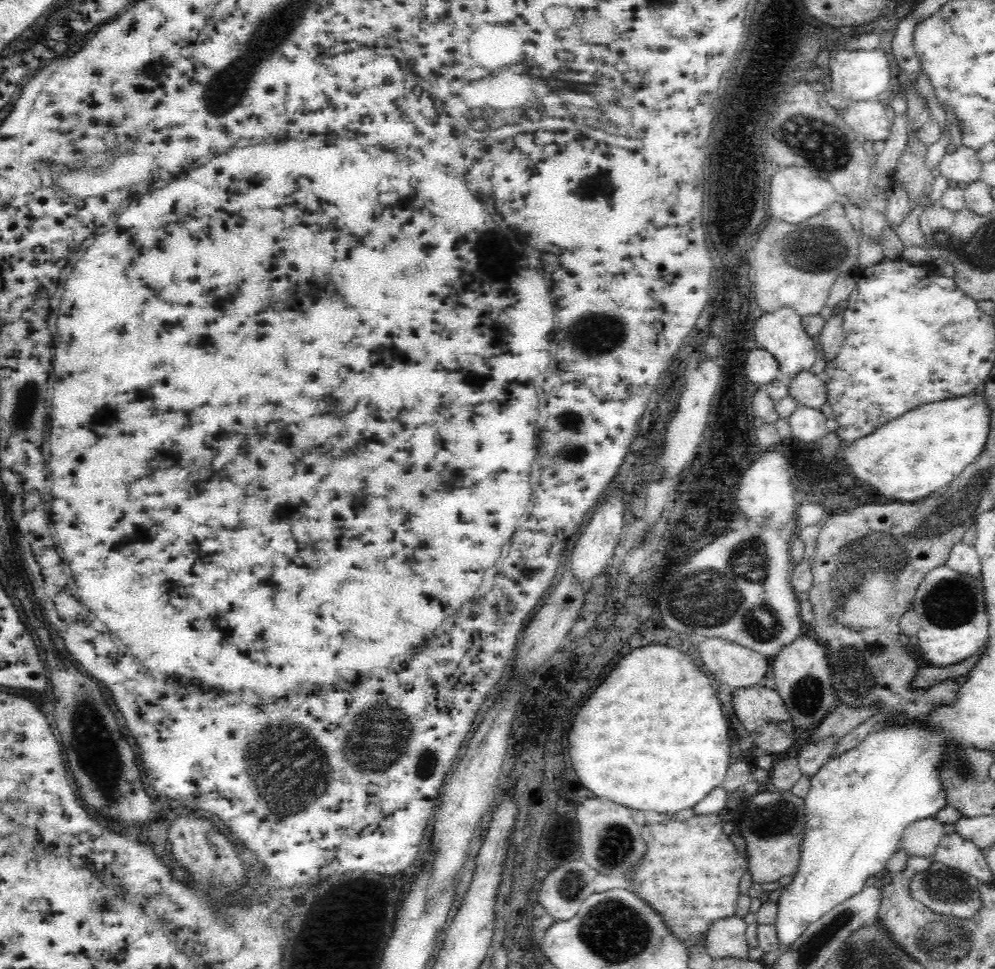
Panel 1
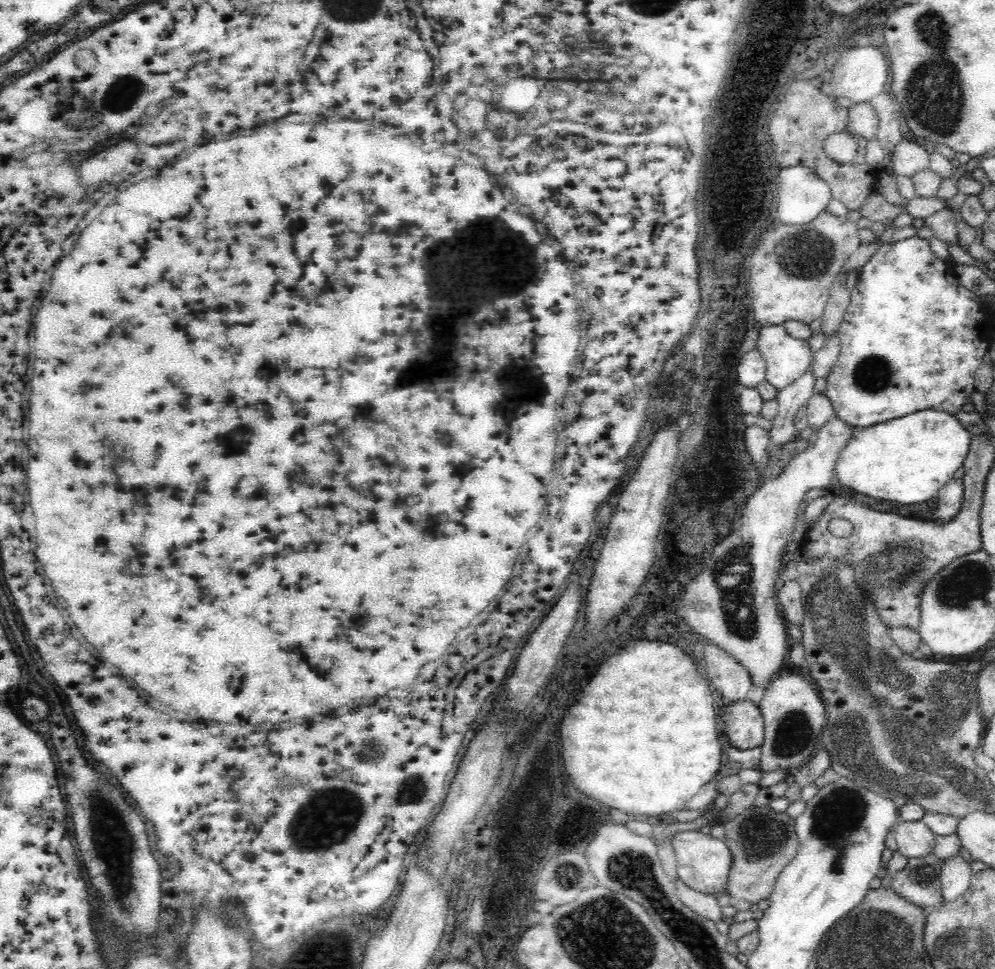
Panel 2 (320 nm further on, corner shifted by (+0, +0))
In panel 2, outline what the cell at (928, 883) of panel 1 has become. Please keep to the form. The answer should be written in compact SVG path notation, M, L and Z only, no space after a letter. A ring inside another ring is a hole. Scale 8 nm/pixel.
M933 852L908 858L902 870L890 873L886 885L926 911L939 908L942 905L939 876L944 861Z

